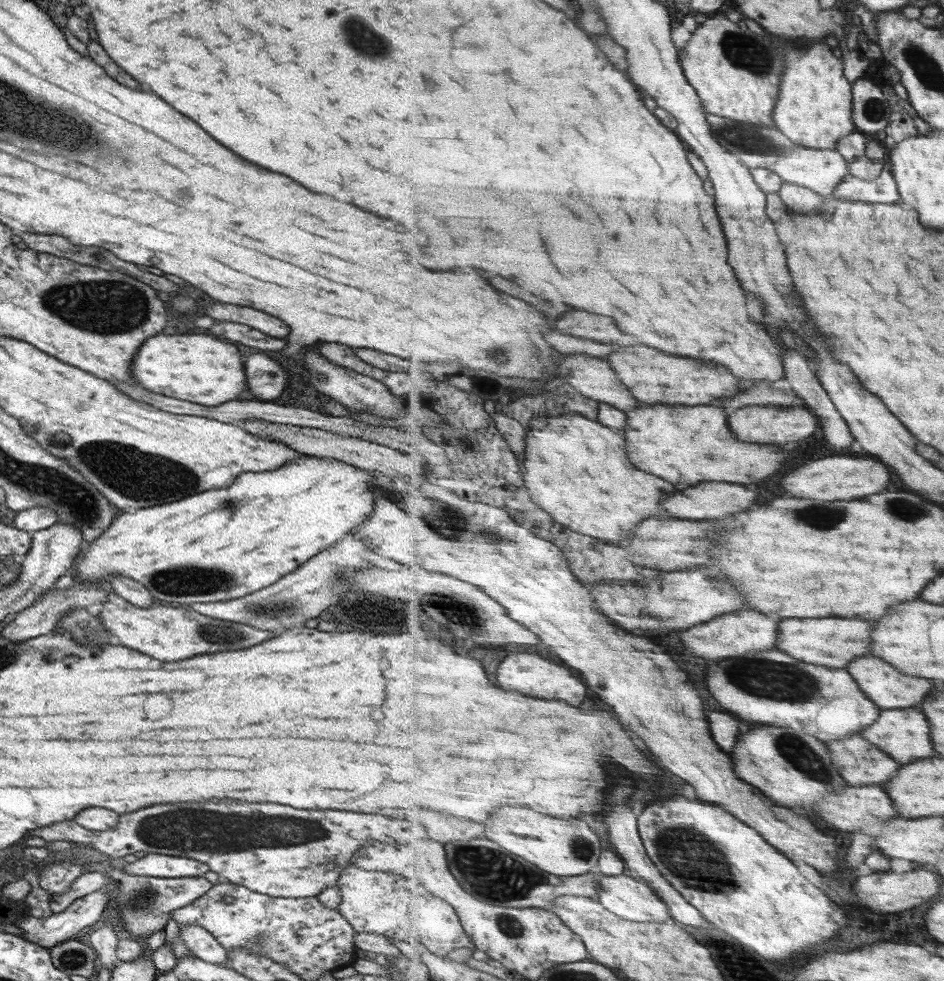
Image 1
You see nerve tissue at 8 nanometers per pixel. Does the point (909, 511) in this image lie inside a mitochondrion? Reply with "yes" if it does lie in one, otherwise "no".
yes

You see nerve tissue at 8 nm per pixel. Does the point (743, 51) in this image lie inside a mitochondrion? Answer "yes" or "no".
yes

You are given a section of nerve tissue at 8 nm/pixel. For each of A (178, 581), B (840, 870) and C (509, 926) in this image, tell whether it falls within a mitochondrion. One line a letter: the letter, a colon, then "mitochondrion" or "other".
A: mitochondrion
B: other
C: mitochondrion

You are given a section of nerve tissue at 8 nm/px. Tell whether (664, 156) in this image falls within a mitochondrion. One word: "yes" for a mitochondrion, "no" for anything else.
no

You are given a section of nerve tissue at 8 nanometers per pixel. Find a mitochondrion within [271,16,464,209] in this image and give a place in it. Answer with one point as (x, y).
(363, 39)

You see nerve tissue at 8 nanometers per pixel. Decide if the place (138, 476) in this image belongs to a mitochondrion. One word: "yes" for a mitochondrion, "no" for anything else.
yes

